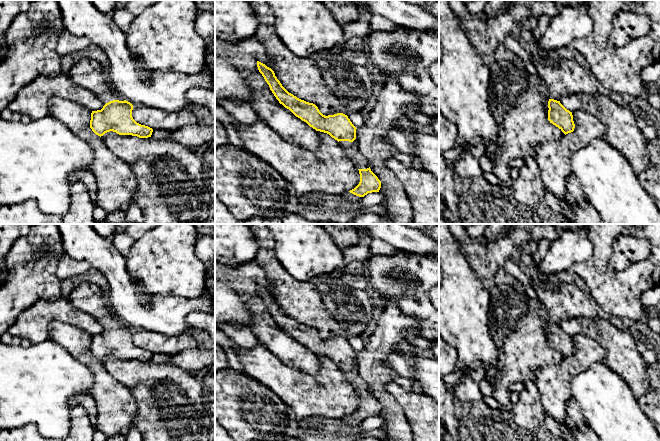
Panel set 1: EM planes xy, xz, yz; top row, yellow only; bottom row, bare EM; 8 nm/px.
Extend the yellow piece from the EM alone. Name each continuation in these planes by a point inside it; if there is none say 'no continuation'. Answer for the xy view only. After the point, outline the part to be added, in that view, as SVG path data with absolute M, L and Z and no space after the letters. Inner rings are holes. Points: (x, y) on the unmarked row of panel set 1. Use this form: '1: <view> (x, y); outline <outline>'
1: xy (87, 296); outline M84 281L77 285L68 301L75 308L94 317L104 329L113 324L125 324L107 303L103 289L93 282Z

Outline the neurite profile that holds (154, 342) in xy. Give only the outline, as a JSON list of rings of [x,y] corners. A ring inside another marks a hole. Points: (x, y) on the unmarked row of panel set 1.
[[[140,330],[133,332],[132,341],[141,349],[168,356],[176,355],[184,350],[193,349],[198,346],[195,337],[190,333],[168,337],[162,333]]]

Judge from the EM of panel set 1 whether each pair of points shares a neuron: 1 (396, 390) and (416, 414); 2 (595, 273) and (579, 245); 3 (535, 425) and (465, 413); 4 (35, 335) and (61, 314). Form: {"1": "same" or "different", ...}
{"1": "same", "2": "different", "3": "same", "4": "same"}

